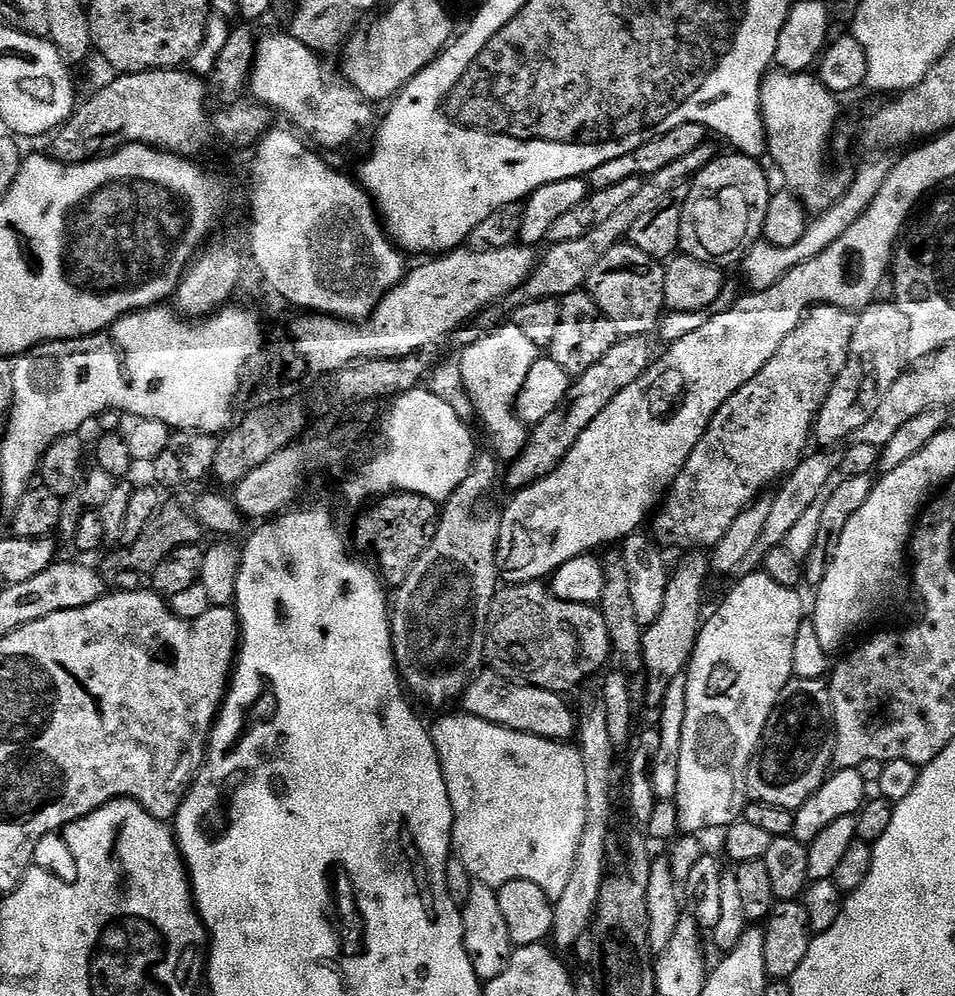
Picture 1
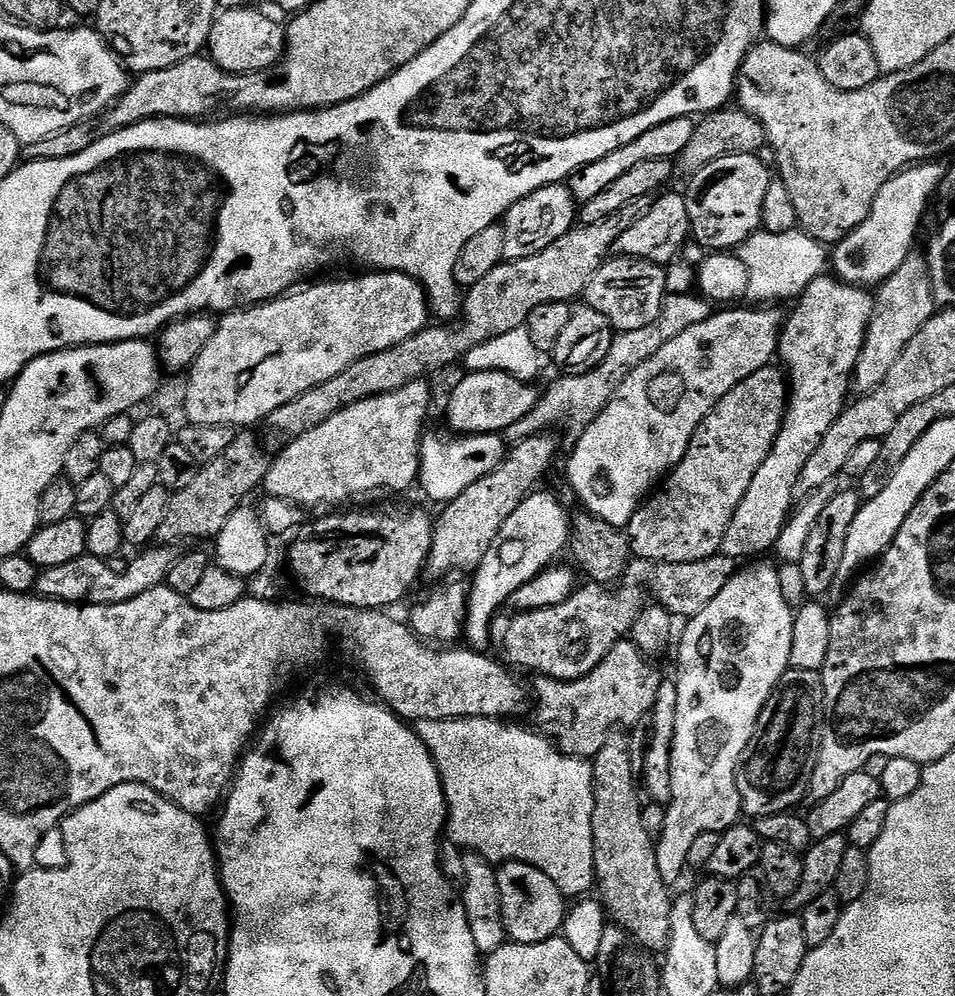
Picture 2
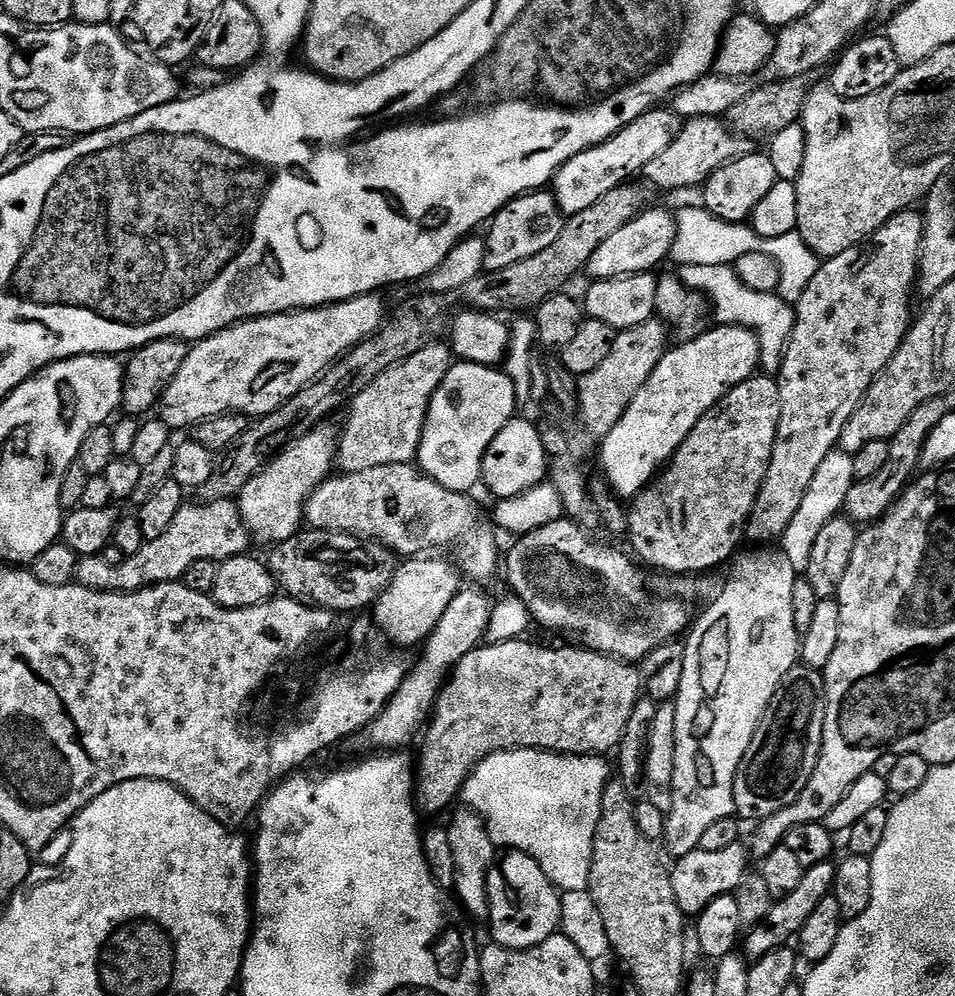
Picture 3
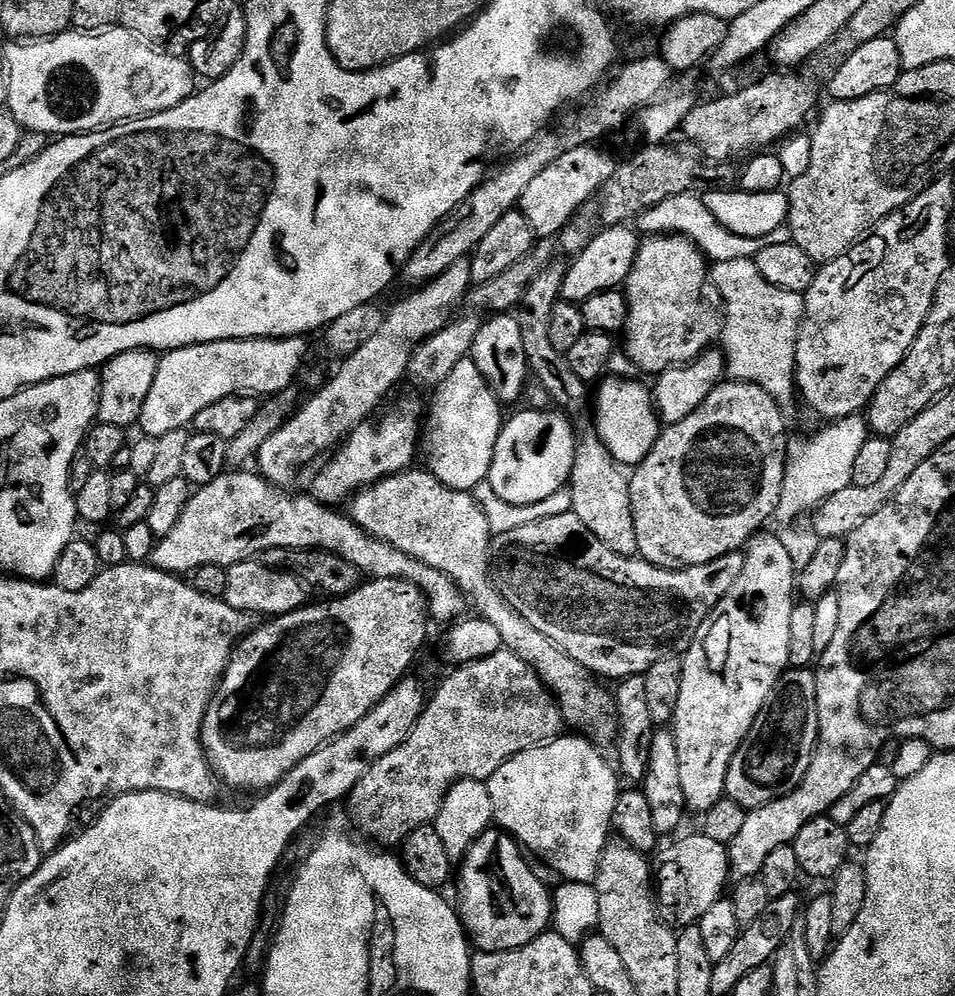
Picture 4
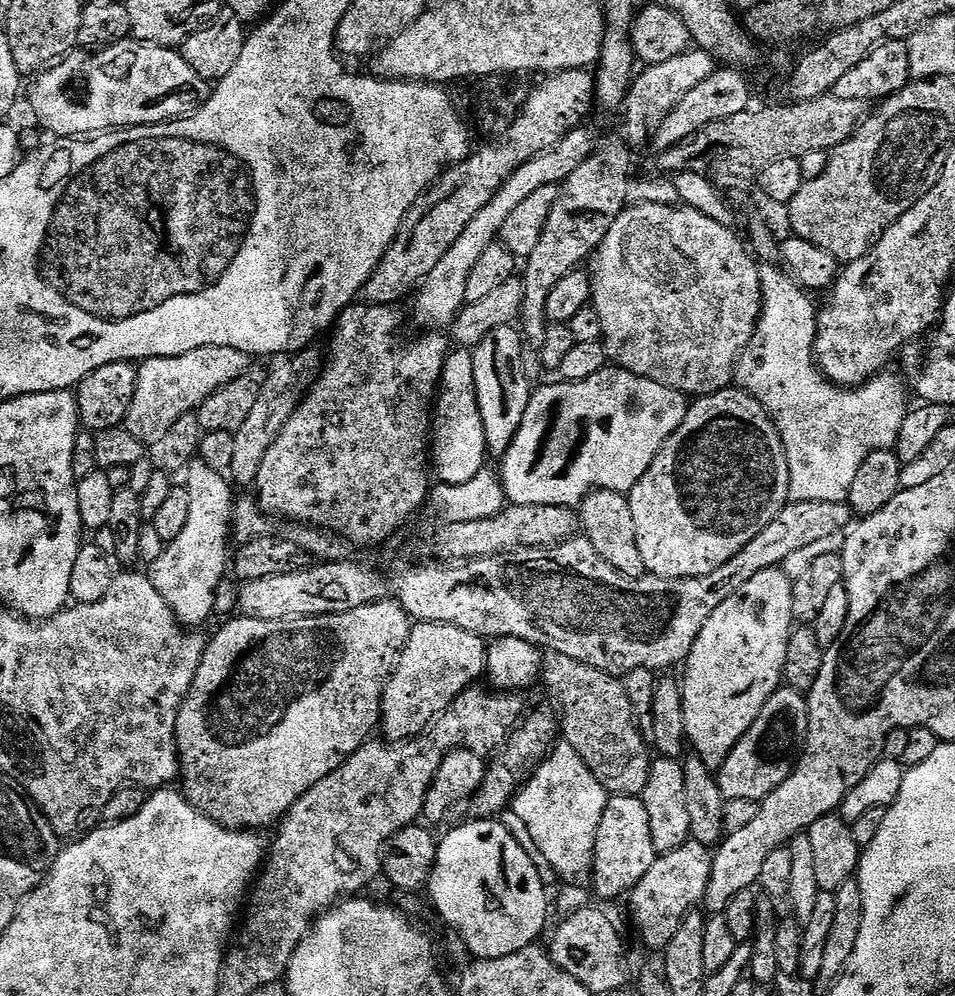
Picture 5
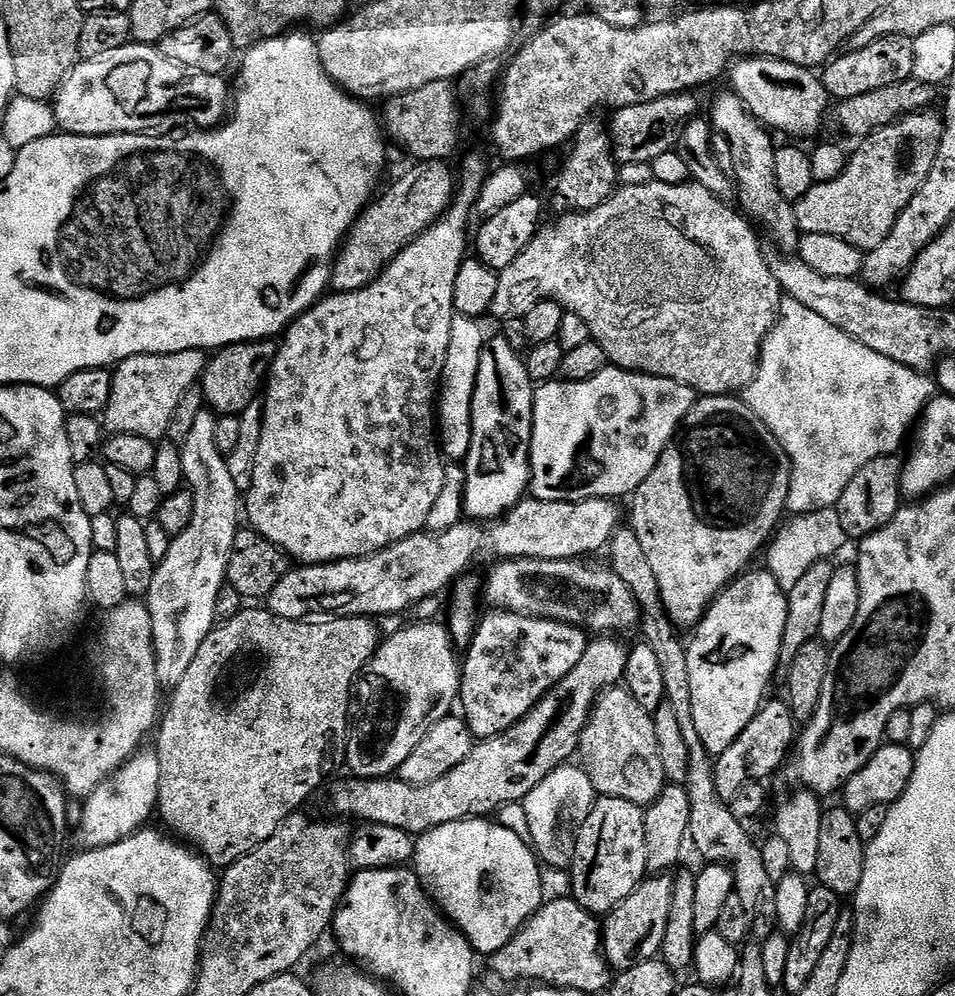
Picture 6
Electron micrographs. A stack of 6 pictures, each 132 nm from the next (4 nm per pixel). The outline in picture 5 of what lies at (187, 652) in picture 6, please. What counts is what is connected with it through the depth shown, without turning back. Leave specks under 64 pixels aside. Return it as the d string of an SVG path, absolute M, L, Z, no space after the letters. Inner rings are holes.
M198 458L188 465L187 476L190 514L186 518L186 527L182 529L182 534L178 534L178 538L167 541L162 558L150 565L150 575L154 590L166 598L166 606L170 606L176 619L196 630L201 627L203 620L213 619L214 590L218 582L225 580L230 568L228 540L230 544L234 495L233 485L226 479L225 473L210 470L210 466Z

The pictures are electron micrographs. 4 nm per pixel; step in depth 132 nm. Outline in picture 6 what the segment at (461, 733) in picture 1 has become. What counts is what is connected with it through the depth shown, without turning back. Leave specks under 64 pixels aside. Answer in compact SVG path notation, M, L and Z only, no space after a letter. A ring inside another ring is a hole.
M572 767L555 768L553 772L546 774L546 778L542 778L542 782L538 782L538 786L534 786L534 790L530 790L528 797L522 802L524 820L528 823L527 839L537 857L547 867L548 864L552 868L567 869L569 867L570 852L569 849L564 849L564 844L560 841L560 823L563 822L564 815L571 808L587 810L592 807L598 796L596 788L590 782L590 778L584 772L583 767Z

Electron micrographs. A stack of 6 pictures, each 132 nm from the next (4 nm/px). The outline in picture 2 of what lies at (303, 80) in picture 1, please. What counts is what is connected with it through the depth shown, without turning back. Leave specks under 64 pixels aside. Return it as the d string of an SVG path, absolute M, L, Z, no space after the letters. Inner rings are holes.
M255 6L226 8L212 21L207 55L222 70L246 74L261 72L273 66L284 57L286 28L283 23L271 20Z

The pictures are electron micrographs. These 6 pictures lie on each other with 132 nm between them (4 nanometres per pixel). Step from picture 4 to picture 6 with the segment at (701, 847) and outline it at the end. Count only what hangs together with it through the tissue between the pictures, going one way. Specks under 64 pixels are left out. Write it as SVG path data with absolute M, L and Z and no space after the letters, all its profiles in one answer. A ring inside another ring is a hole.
M652 874L642 881L626 898L607 913L602 920L602 943L608 967L617 973L638 966L638 962L654 960L660 956L662 938L666 938L666 922L670 922L672 881L668 874Z

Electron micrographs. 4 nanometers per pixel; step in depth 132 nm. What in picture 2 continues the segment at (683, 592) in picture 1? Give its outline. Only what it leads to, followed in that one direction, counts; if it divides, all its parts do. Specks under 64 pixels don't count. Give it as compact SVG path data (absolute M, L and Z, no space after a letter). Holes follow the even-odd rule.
M625 638L618 641L608 657L581 680L539 677L535 681L536 692L534 688L535 727L567 756L591 761L598 750L606 746L606 738L614 730L631 730L639 720L651 717L662 676L648 664L651 663L640 653L638 646L634 646L631 639Z

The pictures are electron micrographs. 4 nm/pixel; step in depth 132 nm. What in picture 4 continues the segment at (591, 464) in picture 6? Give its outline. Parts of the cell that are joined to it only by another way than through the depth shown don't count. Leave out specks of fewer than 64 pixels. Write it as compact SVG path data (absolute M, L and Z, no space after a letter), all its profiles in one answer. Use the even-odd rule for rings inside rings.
M608 378L599 385L601 388L594 392L595 435L600 437L613 460L621 466L642 463L662 431L662 421L656 411L653 393L649 389L647 392L638 383L635 379ZM551 411L520 412L509 424L507 421L501 427L486 483L494 490L494 494L498 494L498 498L502 498L502 502L542 502L542 498L550 498L550 494L571 481L578 432L572 429L568 421L571 419L563 411Z

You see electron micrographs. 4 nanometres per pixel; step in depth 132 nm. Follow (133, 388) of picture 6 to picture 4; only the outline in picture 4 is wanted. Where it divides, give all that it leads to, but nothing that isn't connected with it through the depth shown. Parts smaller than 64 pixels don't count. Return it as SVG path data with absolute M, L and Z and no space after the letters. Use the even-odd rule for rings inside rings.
M288 336L285 340L219 340L165 351L159 357L158 374L154 374L154 386L150 386L146 406L142 406L138 428L144 431L141 433L145 437L159 438L179 428L188 428L201 410L214 406L214 402L222 402L222 398L249 394L271 398L291 389L308 356L308 342L303 336Z

